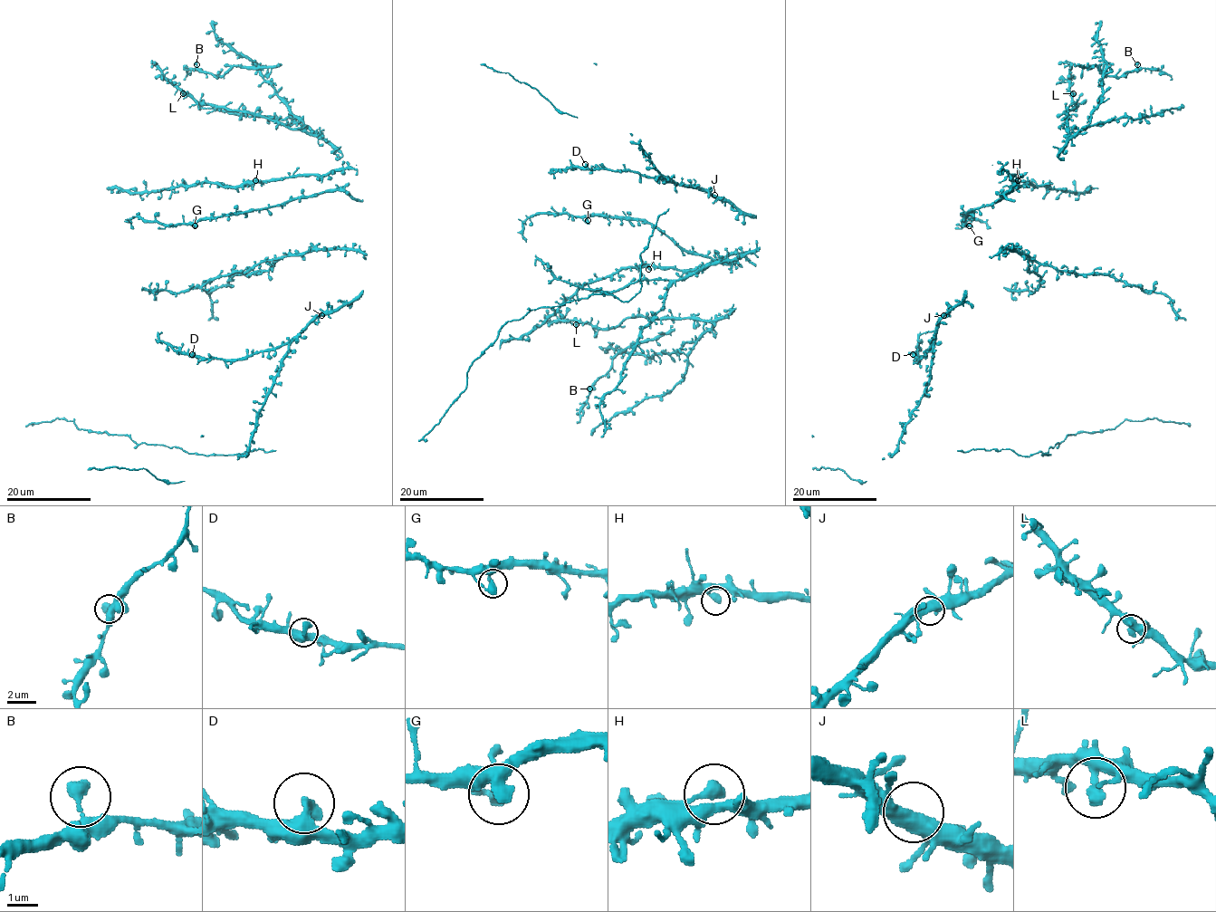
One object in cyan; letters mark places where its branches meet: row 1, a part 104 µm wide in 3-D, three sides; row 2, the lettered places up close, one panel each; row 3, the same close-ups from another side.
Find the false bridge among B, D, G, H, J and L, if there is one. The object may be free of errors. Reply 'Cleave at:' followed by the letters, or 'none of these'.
Cleave at: none of these

